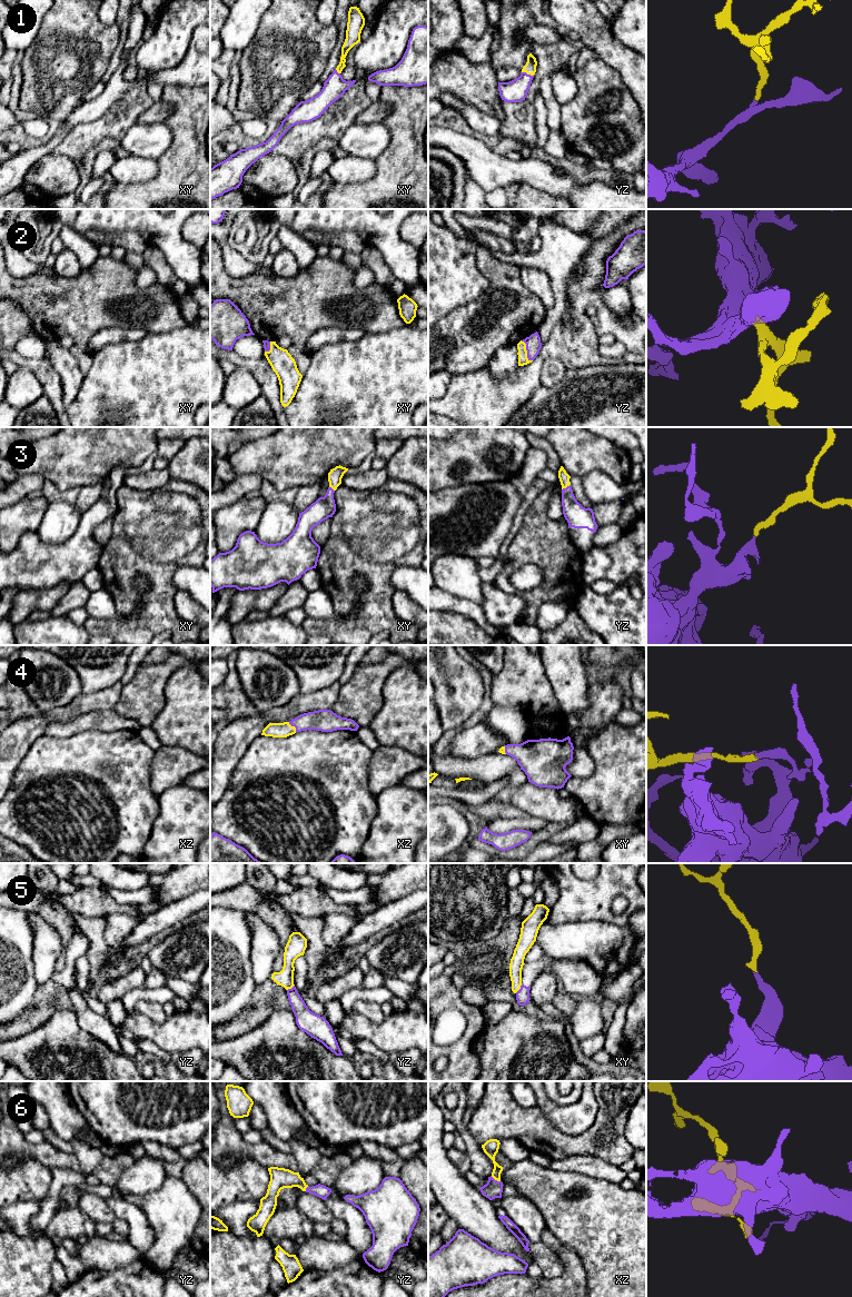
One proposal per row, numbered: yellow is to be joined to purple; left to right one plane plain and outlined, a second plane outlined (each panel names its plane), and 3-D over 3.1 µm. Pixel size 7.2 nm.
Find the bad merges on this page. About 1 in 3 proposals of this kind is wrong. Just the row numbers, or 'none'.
5

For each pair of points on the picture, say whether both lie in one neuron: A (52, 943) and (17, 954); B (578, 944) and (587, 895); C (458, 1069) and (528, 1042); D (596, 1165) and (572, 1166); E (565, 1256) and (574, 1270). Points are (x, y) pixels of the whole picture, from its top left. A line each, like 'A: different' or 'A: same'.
A: different
B: different
C: different
D: same
E: same

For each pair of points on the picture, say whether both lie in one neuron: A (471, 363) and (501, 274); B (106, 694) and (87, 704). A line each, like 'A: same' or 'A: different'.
A: same
B: same

